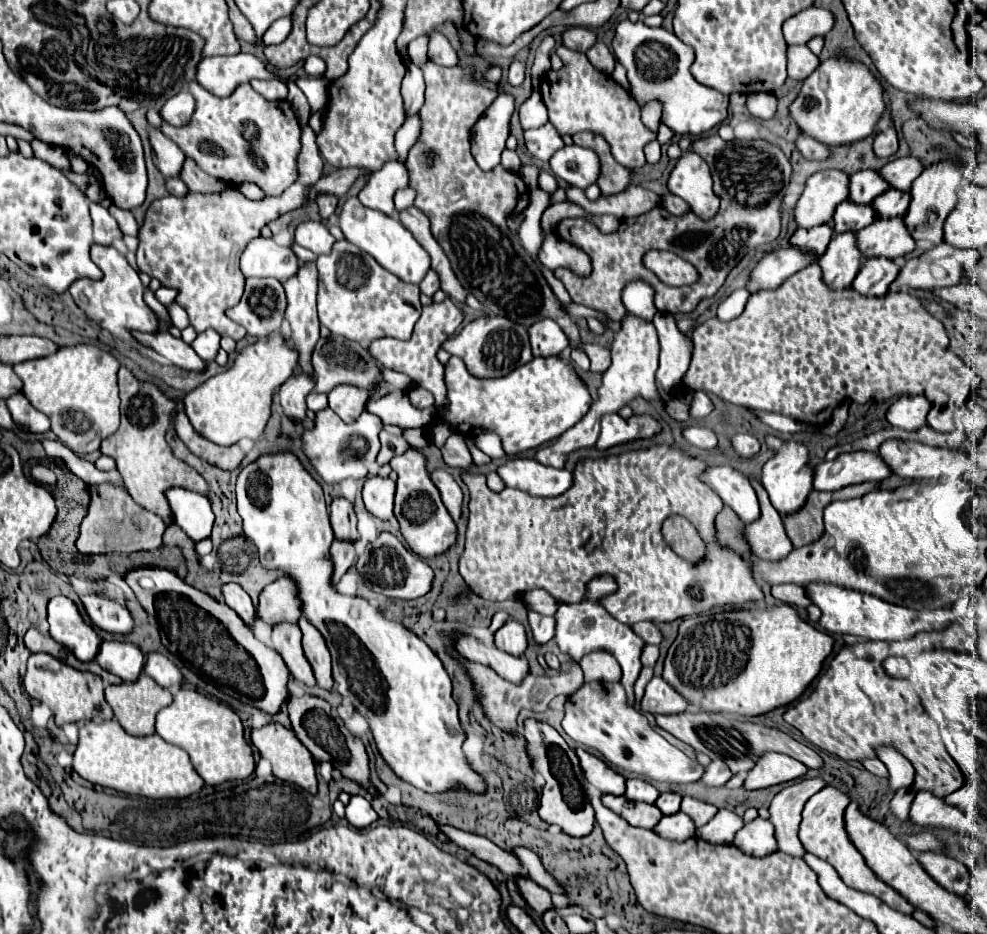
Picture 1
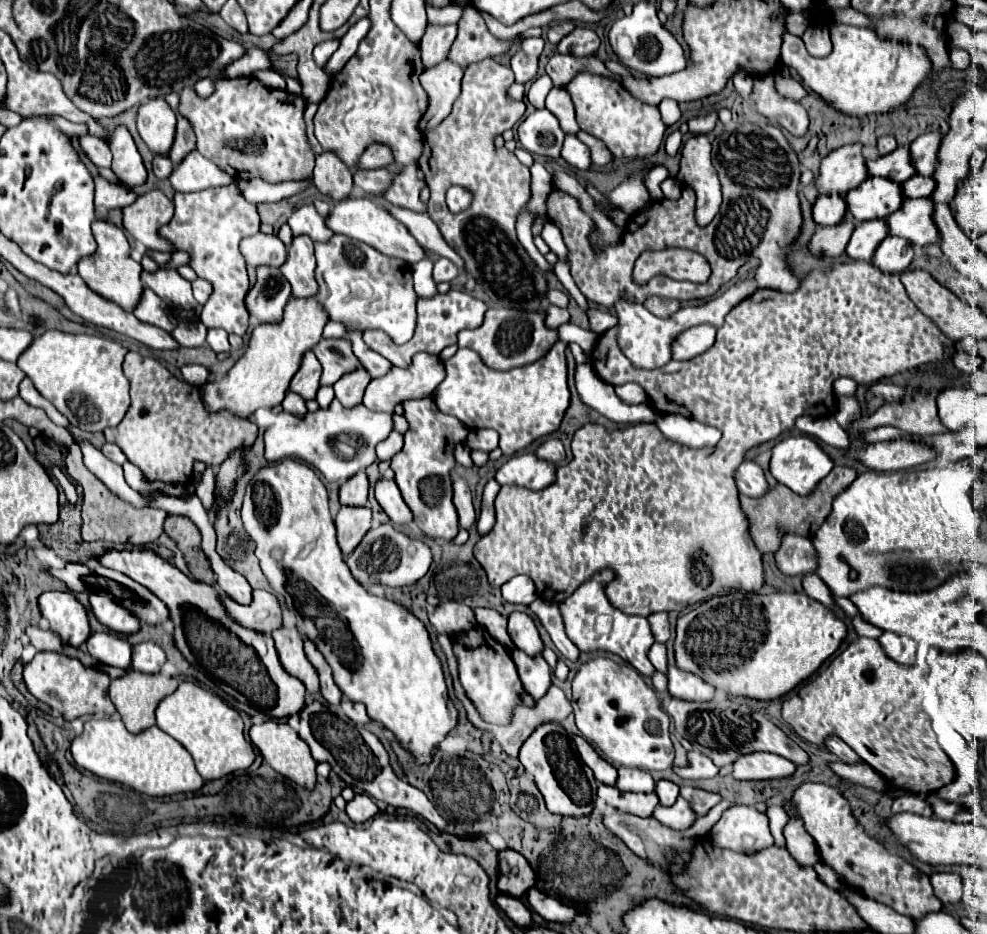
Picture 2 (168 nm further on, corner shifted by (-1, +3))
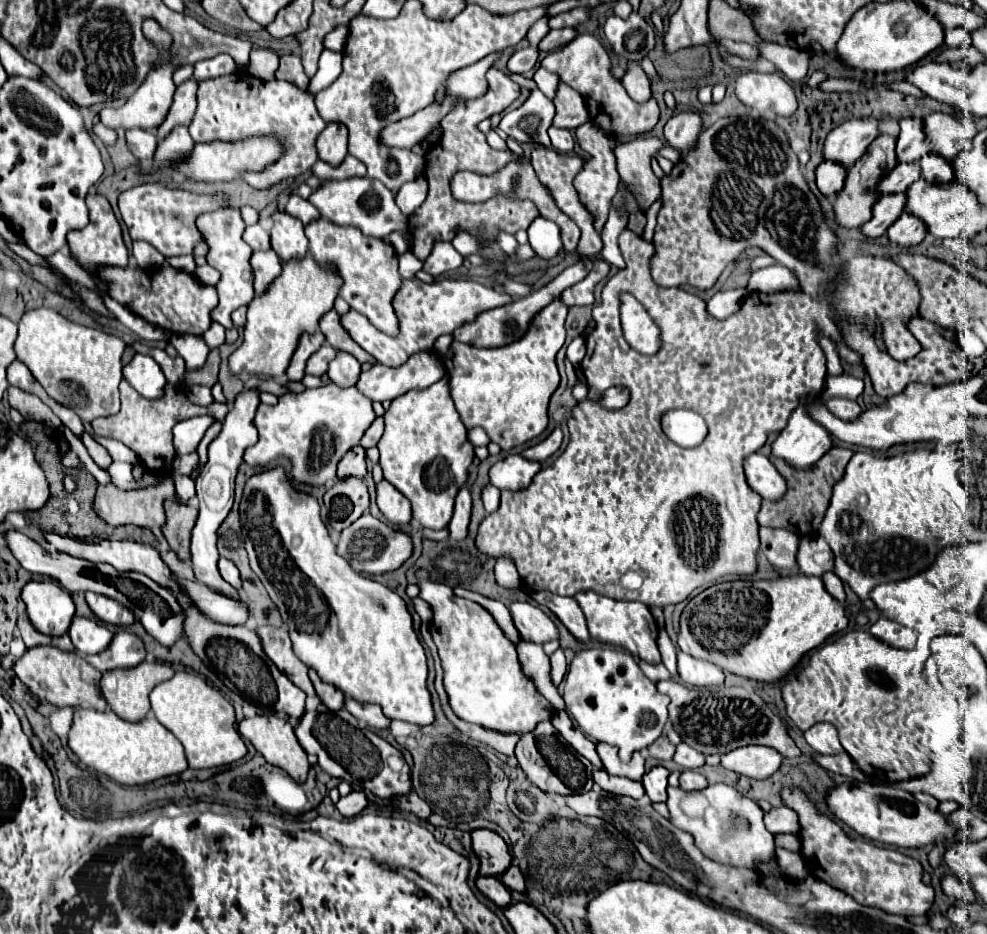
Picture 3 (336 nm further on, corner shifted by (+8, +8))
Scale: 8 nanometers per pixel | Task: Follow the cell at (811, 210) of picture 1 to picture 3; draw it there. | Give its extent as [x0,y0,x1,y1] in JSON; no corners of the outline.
[824,117,880,167]

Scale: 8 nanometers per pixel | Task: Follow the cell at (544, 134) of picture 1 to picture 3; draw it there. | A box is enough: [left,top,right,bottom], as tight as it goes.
[500,89,552,147]

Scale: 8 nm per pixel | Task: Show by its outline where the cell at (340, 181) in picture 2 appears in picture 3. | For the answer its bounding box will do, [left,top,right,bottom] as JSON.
[316,123,348,165]

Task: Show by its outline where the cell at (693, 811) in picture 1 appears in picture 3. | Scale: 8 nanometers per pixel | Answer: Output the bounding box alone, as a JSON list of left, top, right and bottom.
[680,771,708,791]

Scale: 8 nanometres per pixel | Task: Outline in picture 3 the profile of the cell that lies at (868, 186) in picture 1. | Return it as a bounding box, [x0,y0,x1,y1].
[896,117,930,161]

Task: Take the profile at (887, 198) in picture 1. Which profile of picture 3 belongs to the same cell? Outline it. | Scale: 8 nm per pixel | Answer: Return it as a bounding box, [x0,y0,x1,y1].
[920,153,956,183]

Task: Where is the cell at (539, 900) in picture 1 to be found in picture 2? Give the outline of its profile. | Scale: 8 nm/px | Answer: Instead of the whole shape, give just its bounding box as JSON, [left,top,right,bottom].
[499,850,537,898]

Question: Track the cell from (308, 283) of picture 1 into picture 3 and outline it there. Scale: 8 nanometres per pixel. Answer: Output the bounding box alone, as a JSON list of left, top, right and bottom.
[270,213,308,259]

